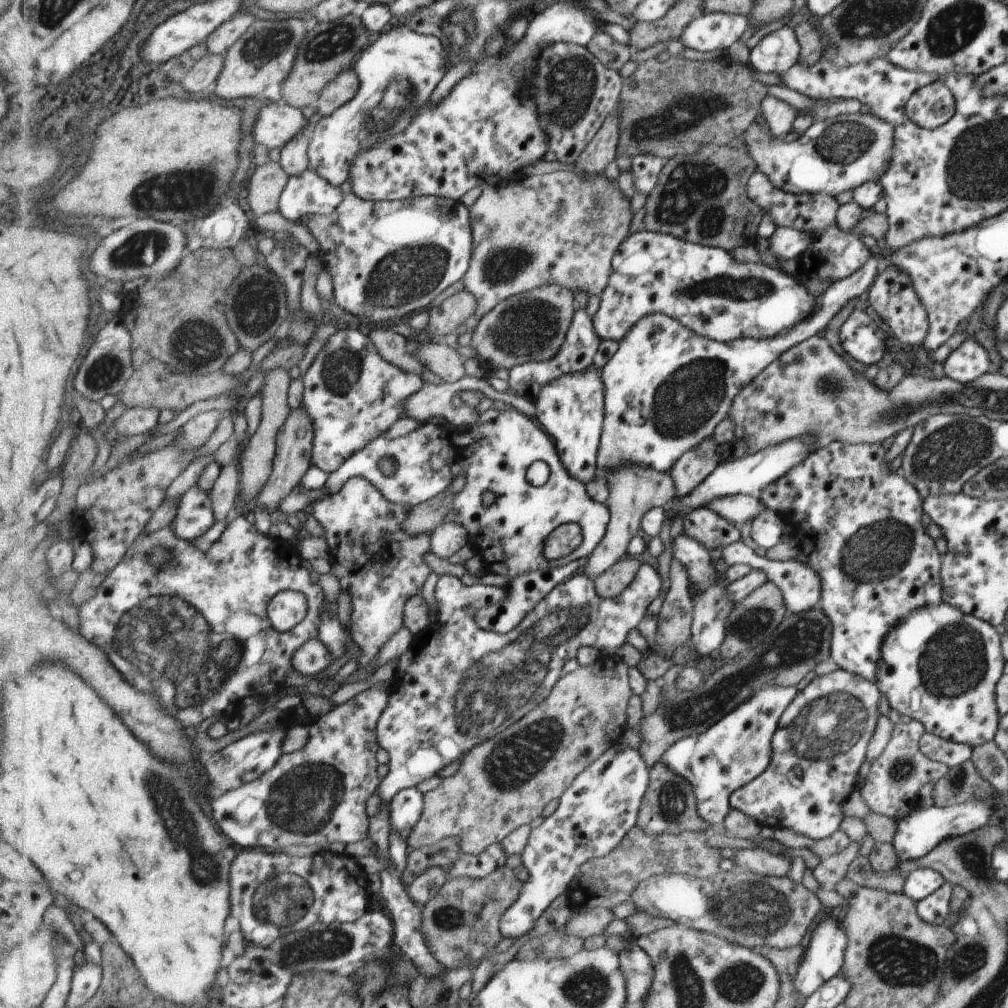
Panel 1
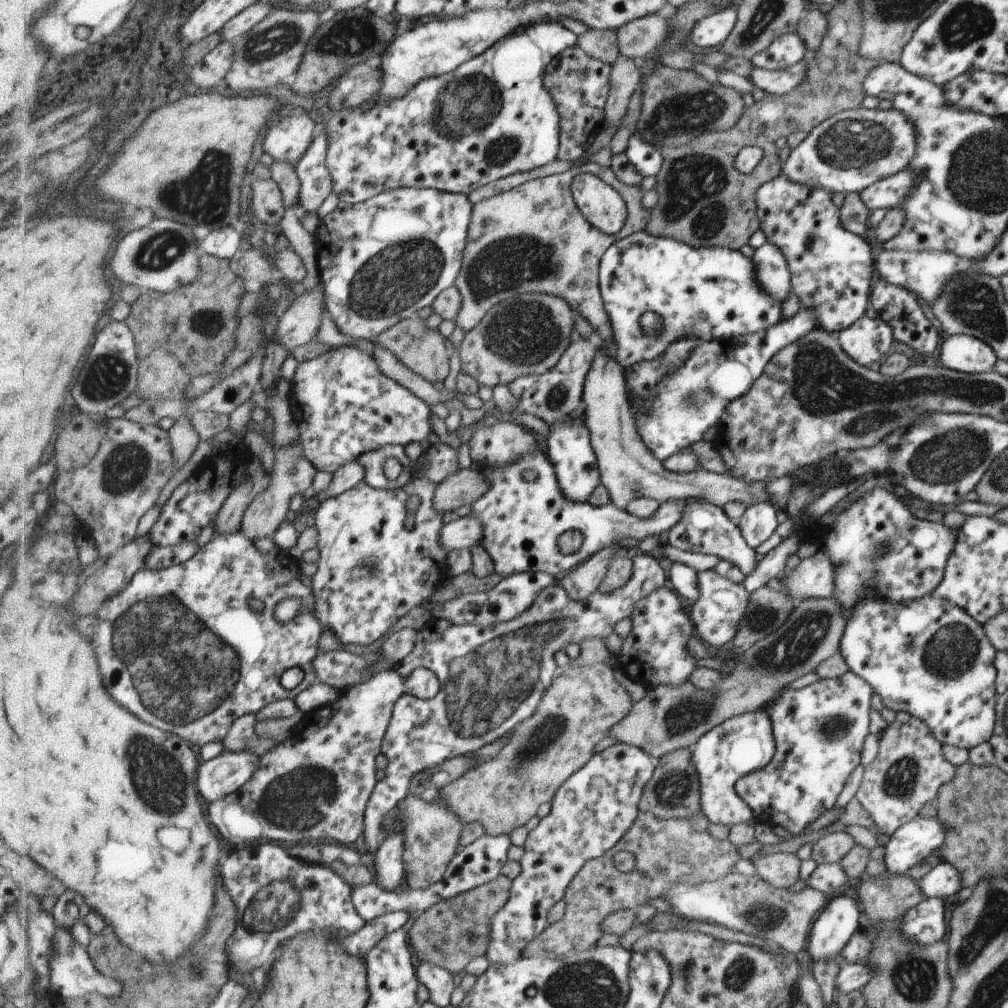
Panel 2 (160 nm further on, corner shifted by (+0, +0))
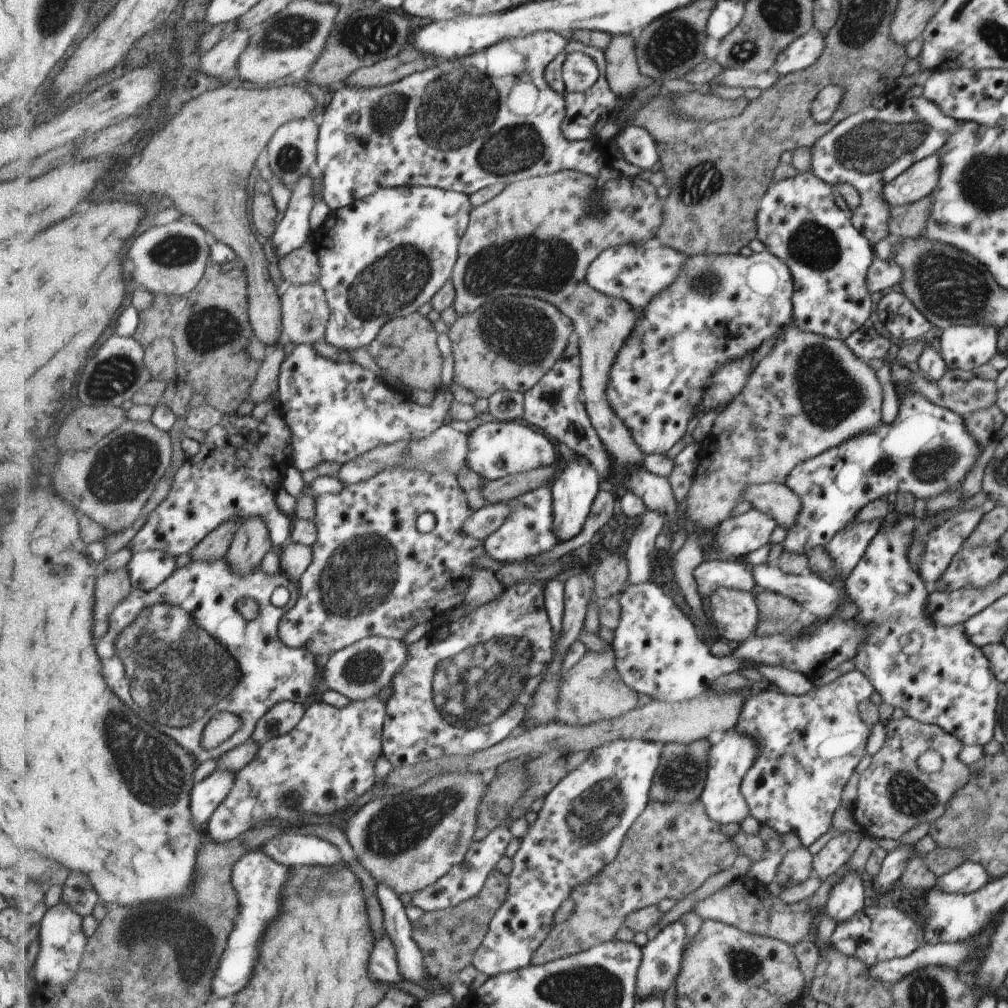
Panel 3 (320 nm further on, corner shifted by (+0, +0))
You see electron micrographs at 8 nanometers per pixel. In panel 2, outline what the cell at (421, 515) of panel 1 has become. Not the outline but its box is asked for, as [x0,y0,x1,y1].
[434,465,489,514]

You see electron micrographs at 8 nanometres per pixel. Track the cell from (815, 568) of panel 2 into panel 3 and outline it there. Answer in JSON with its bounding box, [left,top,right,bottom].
[823,520,882,580]

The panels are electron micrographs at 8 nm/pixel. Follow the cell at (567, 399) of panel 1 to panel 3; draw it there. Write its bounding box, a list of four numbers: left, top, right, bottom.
[552,456,605,541]

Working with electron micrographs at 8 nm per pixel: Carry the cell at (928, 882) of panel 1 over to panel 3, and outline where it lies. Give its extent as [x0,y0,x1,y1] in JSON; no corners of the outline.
[933,861,990,894]

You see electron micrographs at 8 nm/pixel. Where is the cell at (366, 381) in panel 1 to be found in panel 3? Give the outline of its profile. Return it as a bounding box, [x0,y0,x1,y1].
[279,344,455,474]

